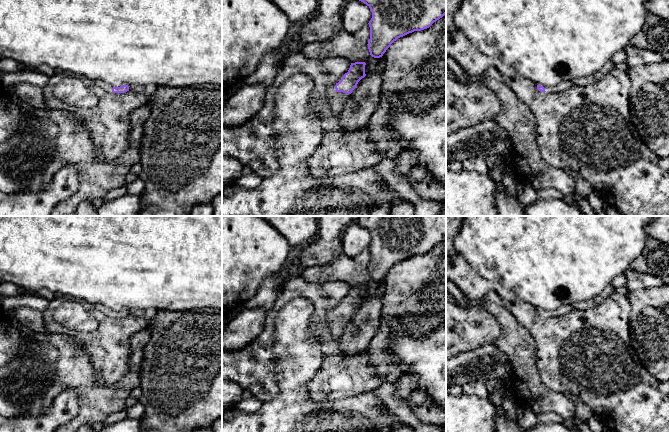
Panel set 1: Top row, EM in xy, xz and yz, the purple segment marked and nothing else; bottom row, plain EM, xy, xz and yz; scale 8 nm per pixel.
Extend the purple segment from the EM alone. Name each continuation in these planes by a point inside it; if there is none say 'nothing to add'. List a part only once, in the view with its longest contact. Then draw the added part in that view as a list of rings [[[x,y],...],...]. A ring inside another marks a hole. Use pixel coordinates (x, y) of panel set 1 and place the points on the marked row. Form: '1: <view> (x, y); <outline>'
1: xz (328, 94); [[[331,87],[328,90],[324,91],[321,93],[321,100],[322,101],[328,101],[329,99],[331,99],[333,96],[337,95],[337,91],[335,89],[335,87]]]

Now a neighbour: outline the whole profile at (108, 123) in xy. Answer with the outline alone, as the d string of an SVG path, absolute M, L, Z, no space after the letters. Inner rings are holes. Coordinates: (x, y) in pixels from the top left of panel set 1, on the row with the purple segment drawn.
M48 82L42 89L46 105L49 109L65 110L75 115L75 117L89 131L91 139L99 148L99 157L101 161L112 162L120 157L127 149L129 144L129 130L131 113L149 103L150 97L141 93L133 93L127 91L125 93L113 93L104 90L93 82L92 90L98 97L98 103L92 108L81 108L74 105L68 105L65 102L59 101L53 95L54 84Z

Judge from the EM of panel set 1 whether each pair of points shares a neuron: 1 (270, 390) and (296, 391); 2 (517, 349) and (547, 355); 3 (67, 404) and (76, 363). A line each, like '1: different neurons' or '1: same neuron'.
1: different neurons
2: different neurons
3: different neurons

